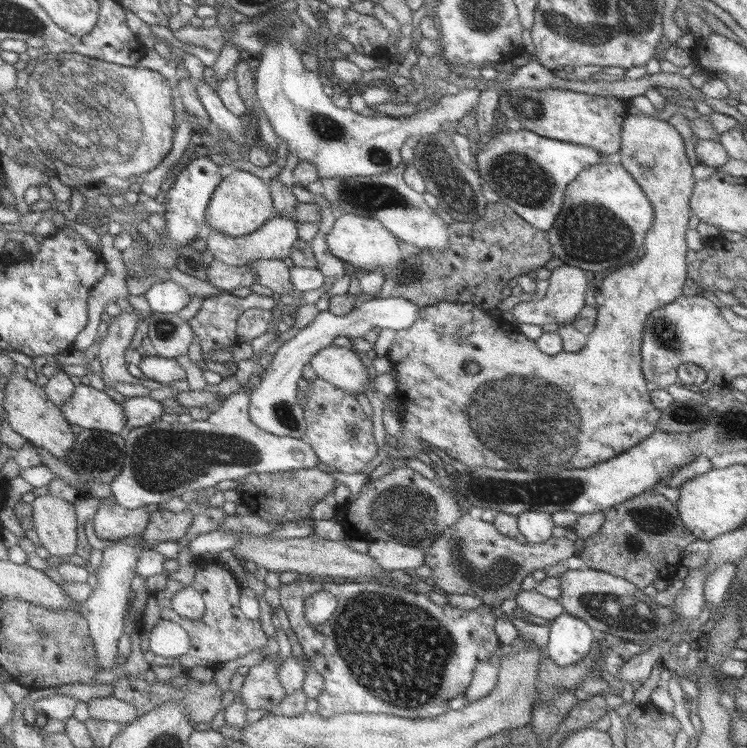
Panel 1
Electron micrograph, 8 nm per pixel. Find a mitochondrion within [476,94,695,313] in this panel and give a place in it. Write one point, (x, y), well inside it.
(593, 234)

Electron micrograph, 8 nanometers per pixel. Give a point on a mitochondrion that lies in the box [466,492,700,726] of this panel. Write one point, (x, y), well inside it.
(614, 610)

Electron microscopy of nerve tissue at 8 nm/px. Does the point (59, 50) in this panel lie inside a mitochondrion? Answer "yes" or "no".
yes

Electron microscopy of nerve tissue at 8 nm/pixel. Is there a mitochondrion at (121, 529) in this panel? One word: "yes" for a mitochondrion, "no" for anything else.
no

